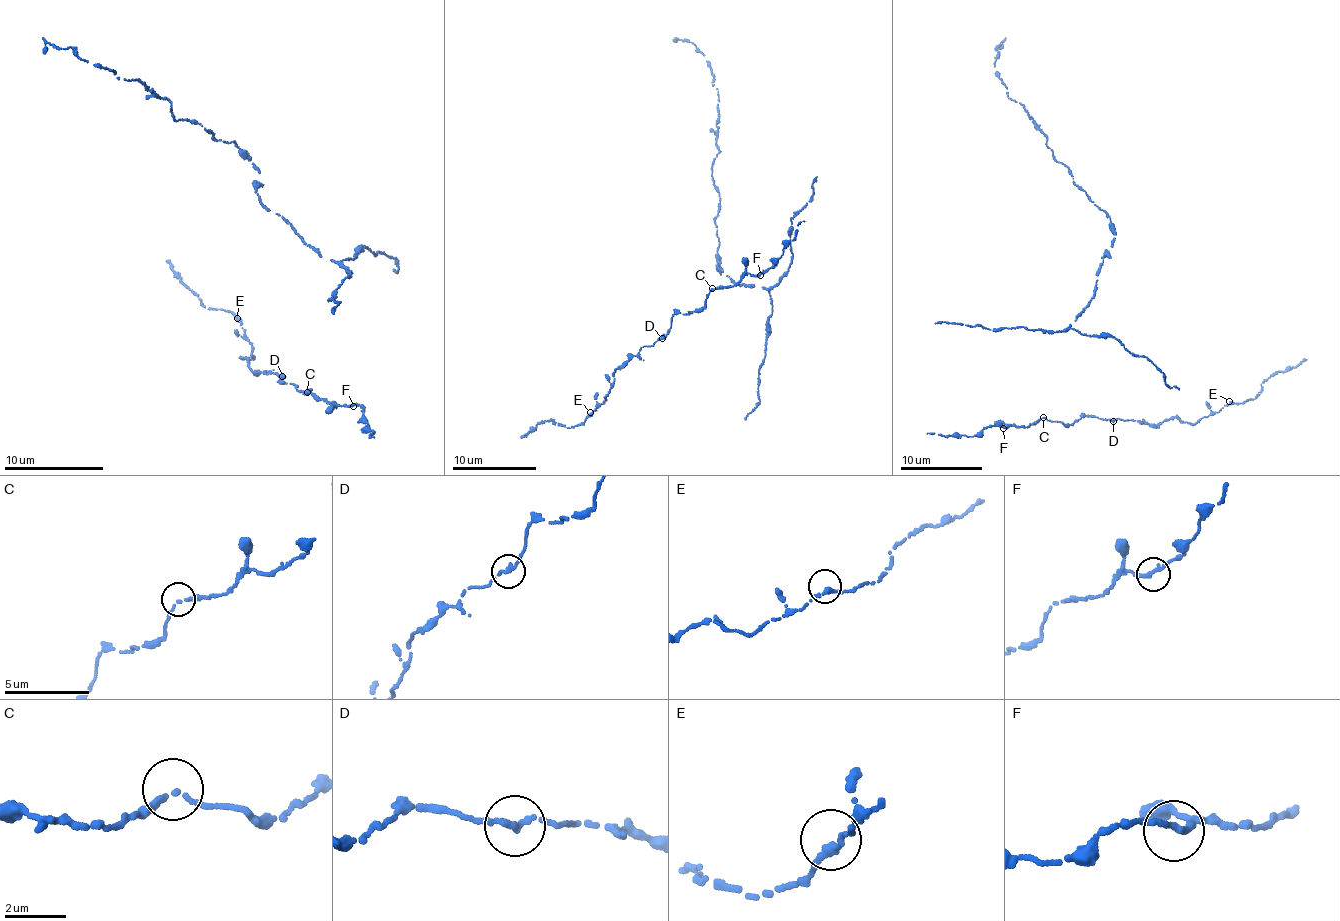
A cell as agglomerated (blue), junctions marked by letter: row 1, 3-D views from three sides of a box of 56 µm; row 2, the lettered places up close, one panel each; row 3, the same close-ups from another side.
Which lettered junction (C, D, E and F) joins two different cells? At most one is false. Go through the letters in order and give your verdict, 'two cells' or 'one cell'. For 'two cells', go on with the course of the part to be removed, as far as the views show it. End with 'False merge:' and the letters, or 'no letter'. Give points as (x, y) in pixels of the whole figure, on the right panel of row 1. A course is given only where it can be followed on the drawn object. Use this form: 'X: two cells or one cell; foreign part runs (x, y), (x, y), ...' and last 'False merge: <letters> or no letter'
C: one cell
D: one cell
E: one cell
F: one cell
False merge: no letter

